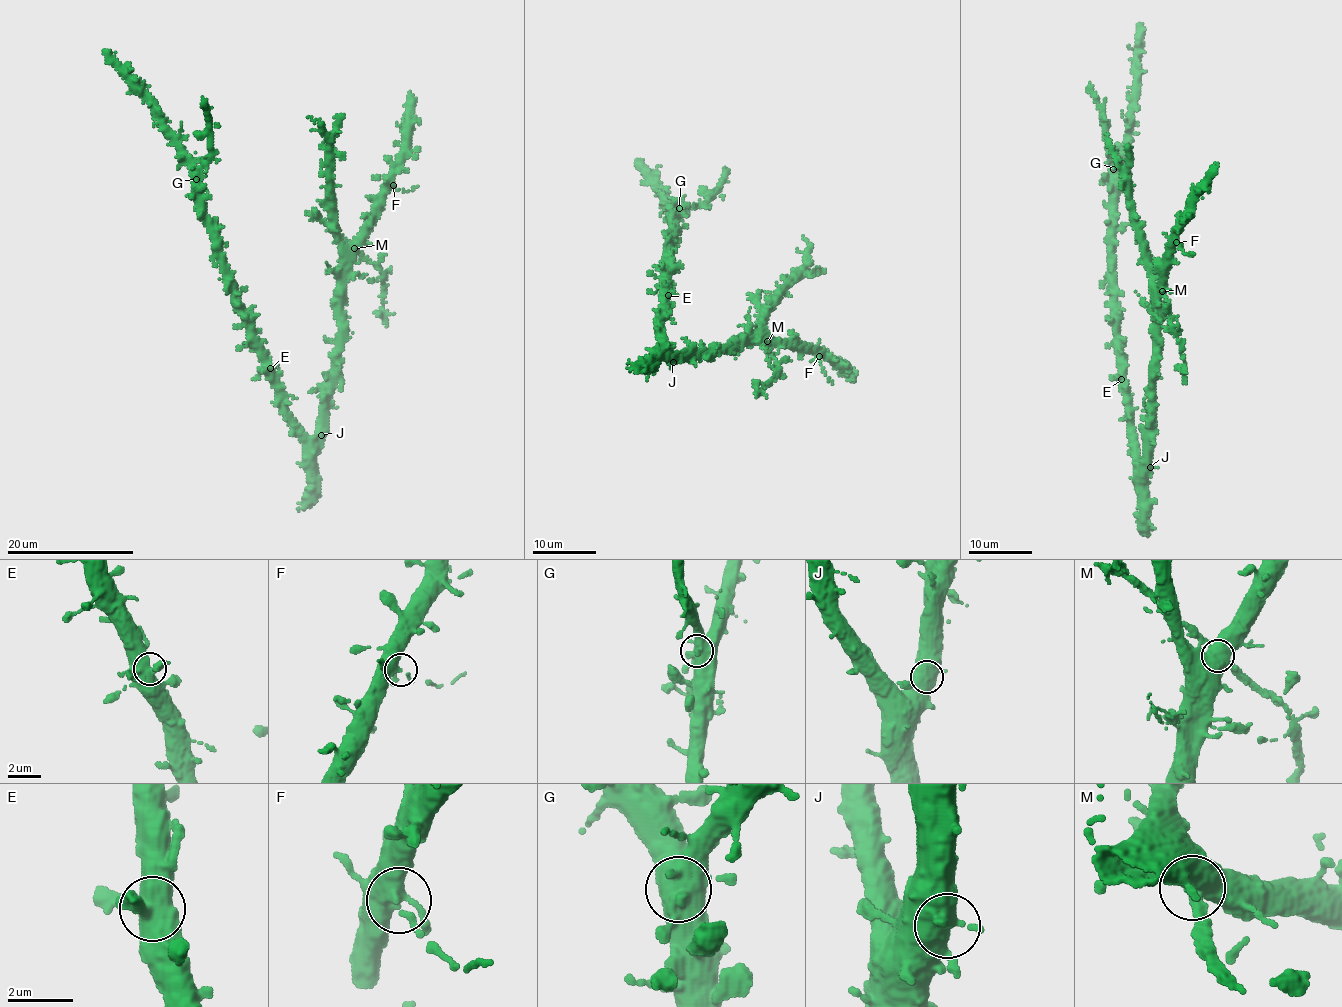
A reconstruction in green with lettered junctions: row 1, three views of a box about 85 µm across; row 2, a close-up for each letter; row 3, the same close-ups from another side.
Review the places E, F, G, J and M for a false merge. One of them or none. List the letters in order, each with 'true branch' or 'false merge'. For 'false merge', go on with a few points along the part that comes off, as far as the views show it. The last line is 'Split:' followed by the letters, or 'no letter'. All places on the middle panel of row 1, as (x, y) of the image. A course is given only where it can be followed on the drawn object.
E: true branch
F: true branch
G: true branch
J: true branch
M: false merge; foreign part runs (766, 342), (778, 366), (770, 381), (756, 392), (756, 397)
Split: M

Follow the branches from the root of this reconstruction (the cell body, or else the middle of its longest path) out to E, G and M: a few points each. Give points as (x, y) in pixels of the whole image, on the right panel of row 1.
E: (1130, 426), (1127, 390), (1121, 379)
G: (1130, 426), (1110, 262), (1115, 217), (1113, 169)
M: (1130, 426), (1140, 468), (1146, 445), (1156, 311), (1163, 292)

